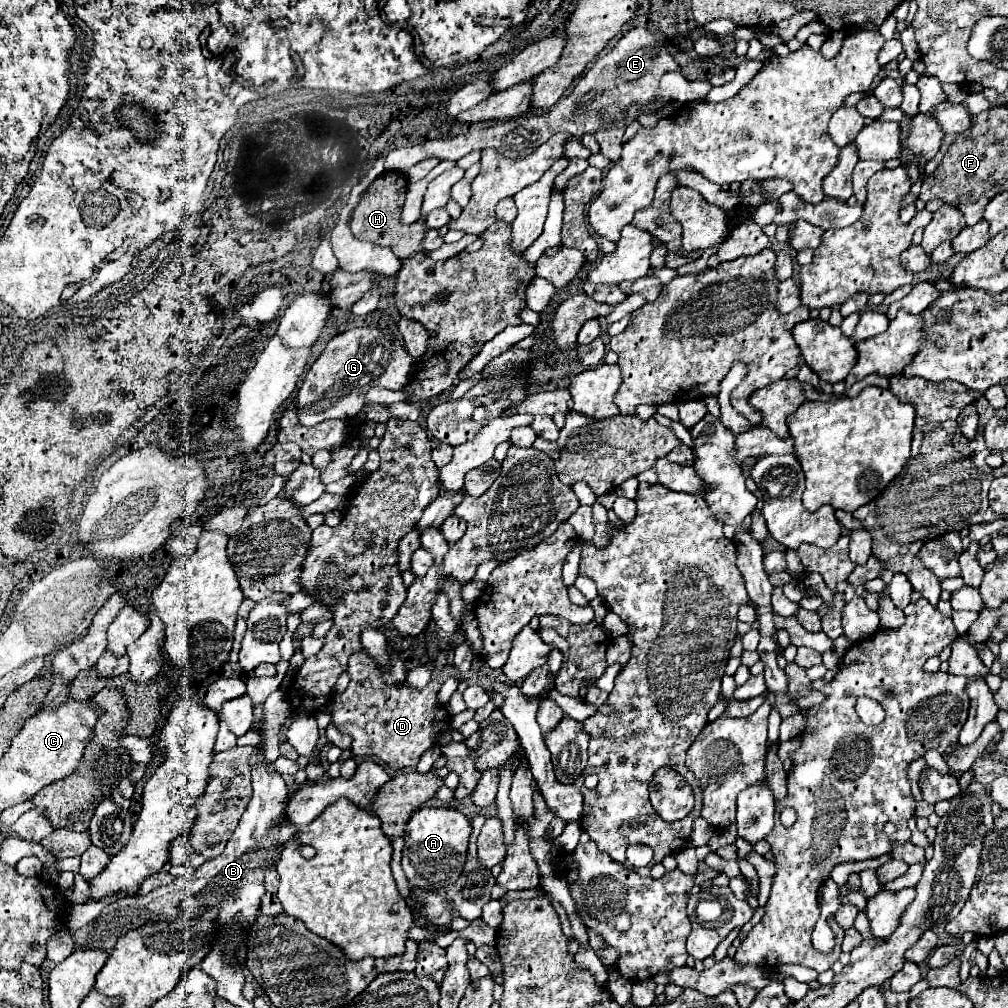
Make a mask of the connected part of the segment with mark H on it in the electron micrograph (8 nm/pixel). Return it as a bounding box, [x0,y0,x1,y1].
[351,172,427,260]

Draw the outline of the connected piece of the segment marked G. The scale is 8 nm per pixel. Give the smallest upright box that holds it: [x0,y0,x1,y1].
[299,328,415,426]

